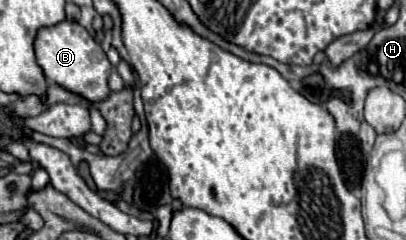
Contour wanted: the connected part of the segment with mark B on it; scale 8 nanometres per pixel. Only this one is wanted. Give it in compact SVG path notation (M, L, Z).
M63 21L55 27L41 29L35 39L35 55L49 81L79 95L87 103L99 103L111 93L107 79L115 67L109 63L101 45L79 23Z

